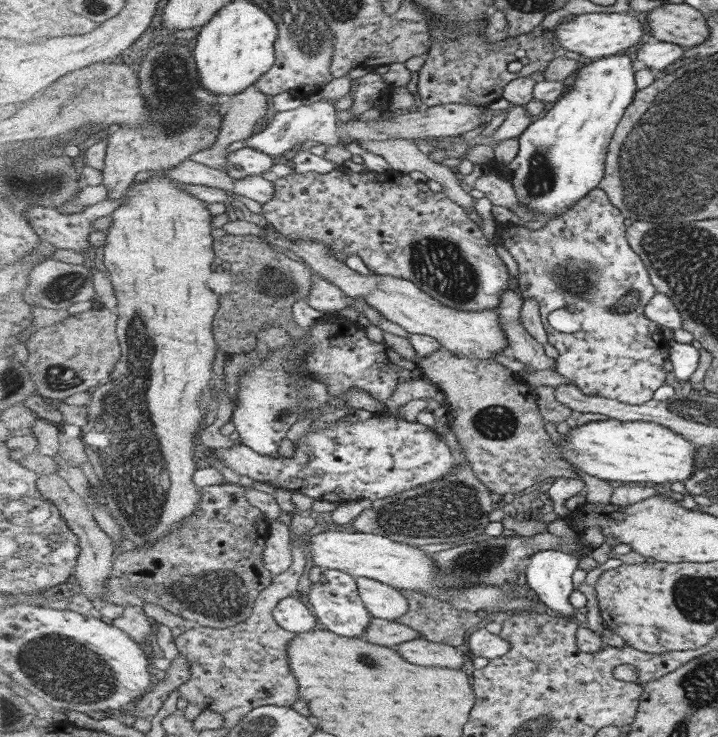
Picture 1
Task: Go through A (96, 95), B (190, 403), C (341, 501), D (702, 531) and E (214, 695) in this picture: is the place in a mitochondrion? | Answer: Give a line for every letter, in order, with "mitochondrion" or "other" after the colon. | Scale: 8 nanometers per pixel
A: other
B: other
C: other
D: other
E: other

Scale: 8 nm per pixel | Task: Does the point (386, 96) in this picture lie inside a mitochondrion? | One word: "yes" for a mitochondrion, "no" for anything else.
no

